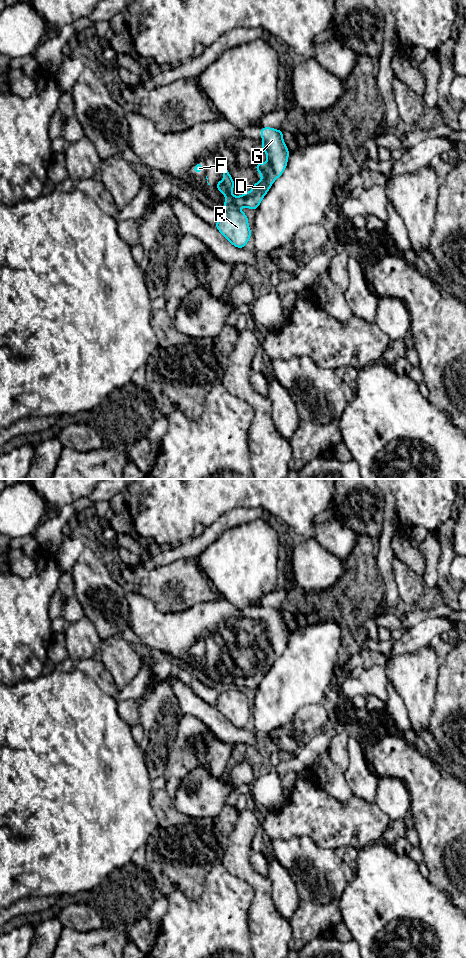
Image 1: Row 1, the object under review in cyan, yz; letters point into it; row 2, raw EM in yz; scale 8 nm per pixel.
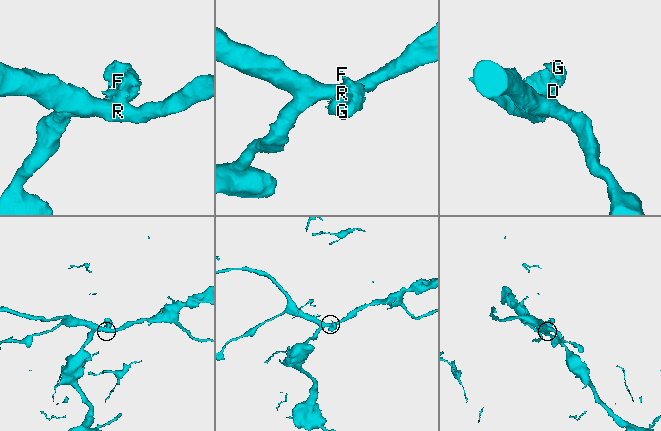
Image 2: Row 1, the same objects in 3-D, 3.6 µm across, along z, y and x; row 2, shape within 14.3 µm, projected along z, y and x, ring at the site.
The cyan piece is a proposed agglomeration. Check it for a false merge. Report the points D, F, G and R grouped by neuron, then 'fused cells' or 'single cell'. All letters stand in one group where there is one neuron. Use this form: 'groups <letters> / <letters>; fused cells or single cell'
groups D F G / R; fused cells

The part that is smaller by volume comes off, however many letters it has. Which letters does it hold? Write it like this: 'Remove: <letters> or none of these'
Remove: D, F, G

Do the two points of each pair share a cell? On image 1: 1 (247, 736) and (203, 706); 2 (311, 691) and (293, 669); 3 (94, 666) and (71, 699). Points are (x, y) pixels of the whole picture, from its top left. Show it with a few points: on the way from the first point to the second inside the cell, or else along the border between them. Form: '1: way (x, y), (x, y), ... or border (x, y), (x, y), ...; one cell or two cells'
1: way (236, 735), (228, 733), (212, 717); one cell
2: way (307, 686), (298, 674); one cell
3: border (75, 666), (104, 692); two cells

